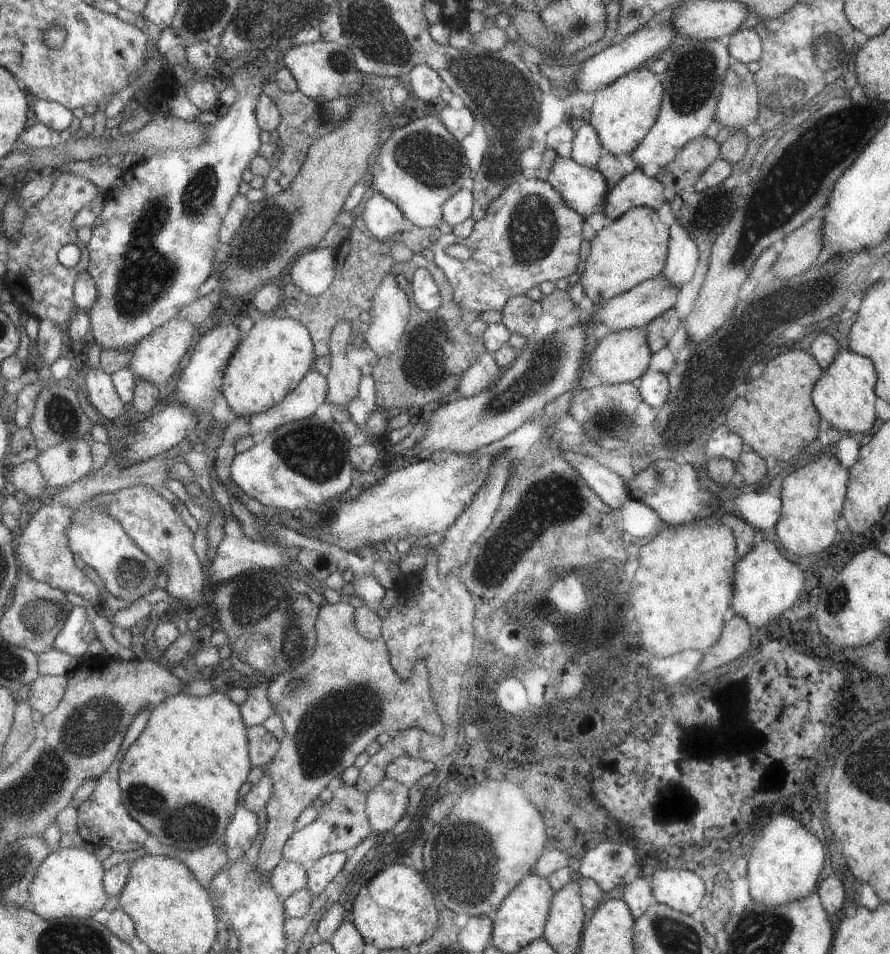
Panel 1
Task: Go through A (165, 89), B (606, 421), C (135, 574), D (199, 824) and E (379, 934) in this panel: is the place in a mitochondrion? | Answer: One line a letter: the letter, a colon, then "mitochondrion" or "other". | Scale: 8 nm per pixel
A: other
B: mitochondrion
C: mitochondrion
D: mitochondrion
E: other

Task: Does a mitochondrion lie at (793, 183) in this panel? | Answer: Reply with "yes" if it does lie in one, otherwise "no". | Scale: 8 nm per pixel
yes

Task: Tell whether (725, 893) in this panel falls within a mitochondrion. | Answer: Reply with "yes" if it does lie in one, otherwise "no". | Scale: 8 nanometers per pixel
no

